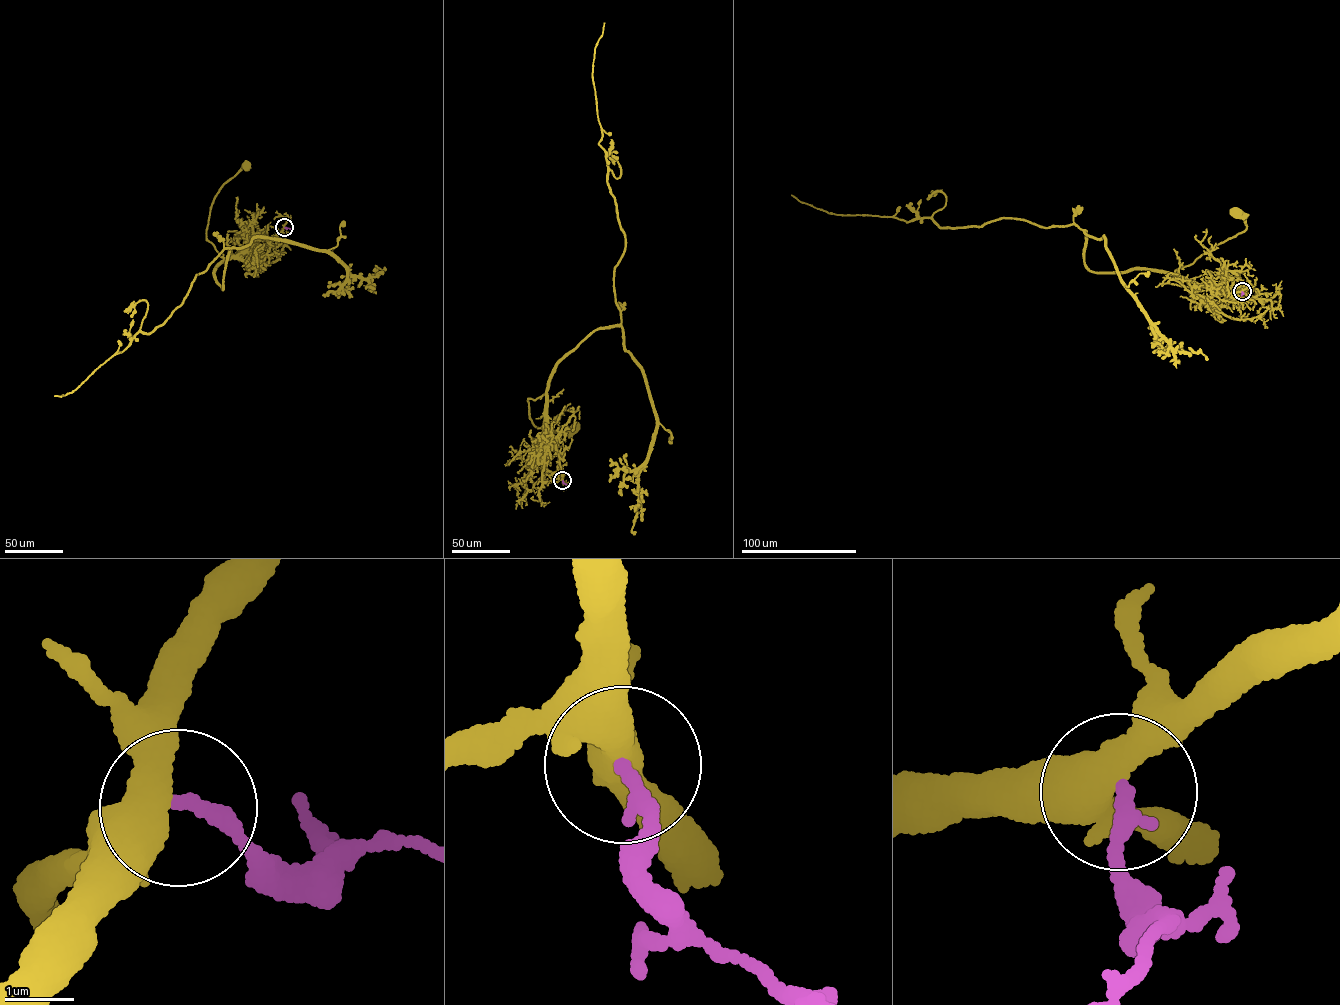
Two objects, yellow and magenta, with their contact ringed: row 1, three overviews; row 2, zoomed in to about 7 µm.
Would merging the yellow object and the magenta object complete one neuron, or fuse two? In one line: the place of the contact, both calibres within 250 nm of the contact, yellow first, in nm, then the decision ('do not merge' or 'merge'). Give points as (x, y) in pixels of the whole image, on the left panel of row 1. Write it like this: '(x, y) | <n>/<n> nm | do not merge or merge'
(284, 227) | 400/240 nm | merge

